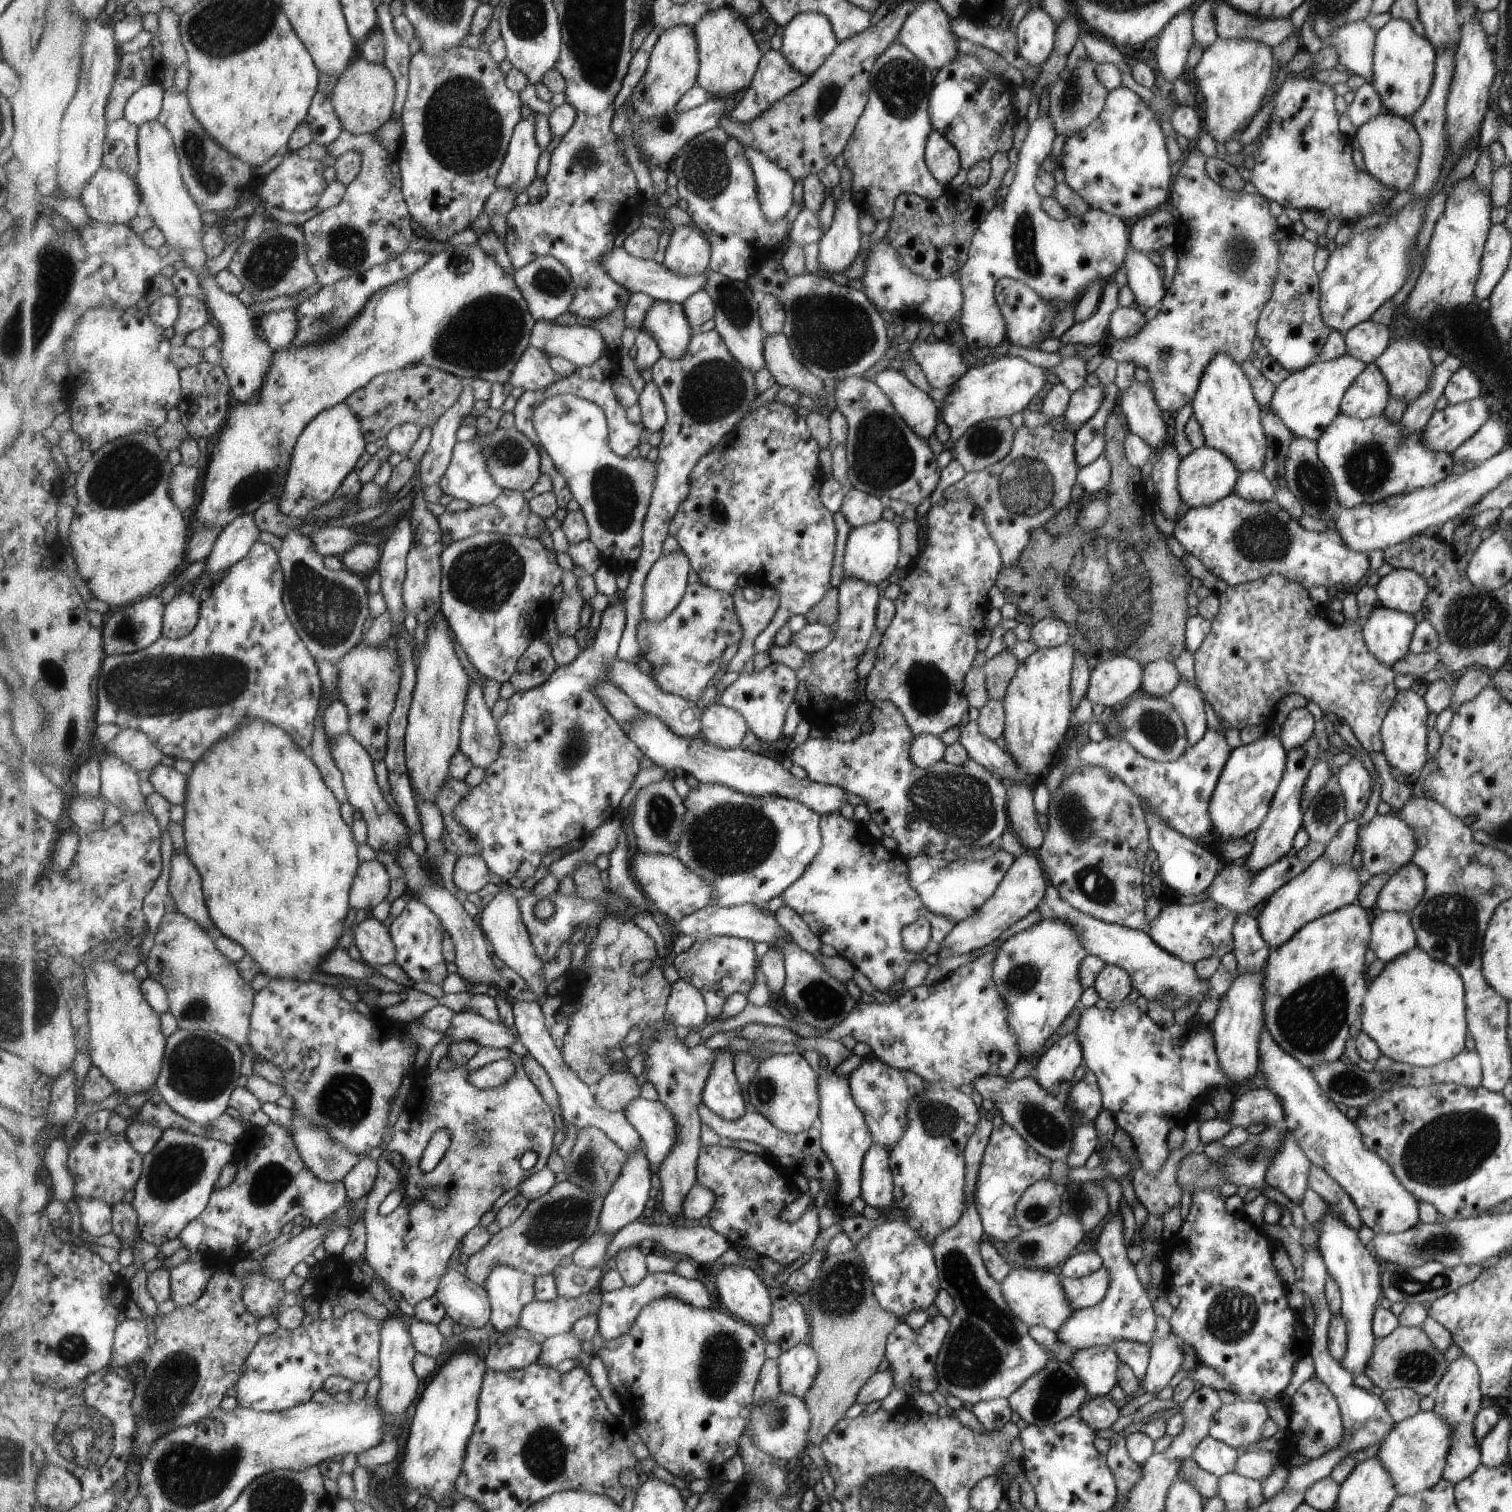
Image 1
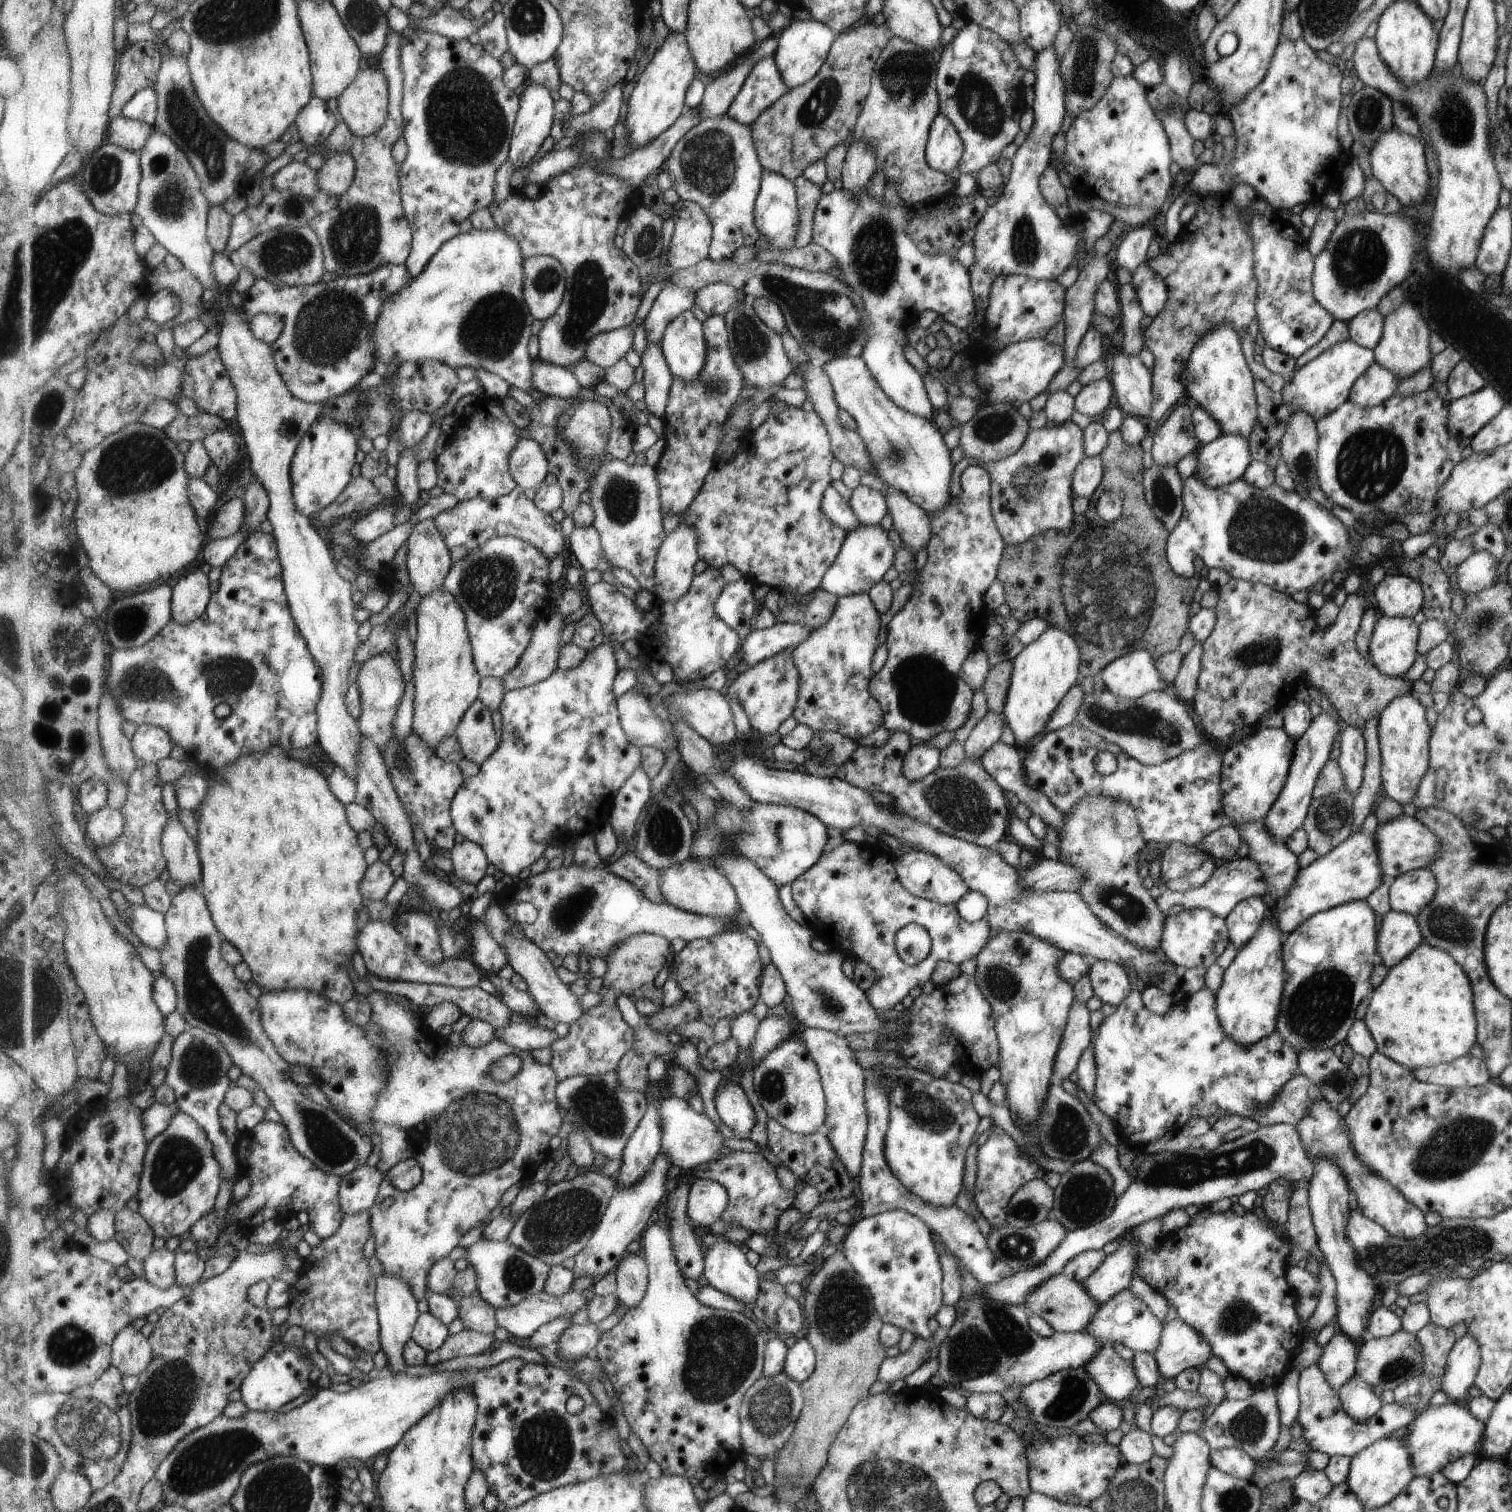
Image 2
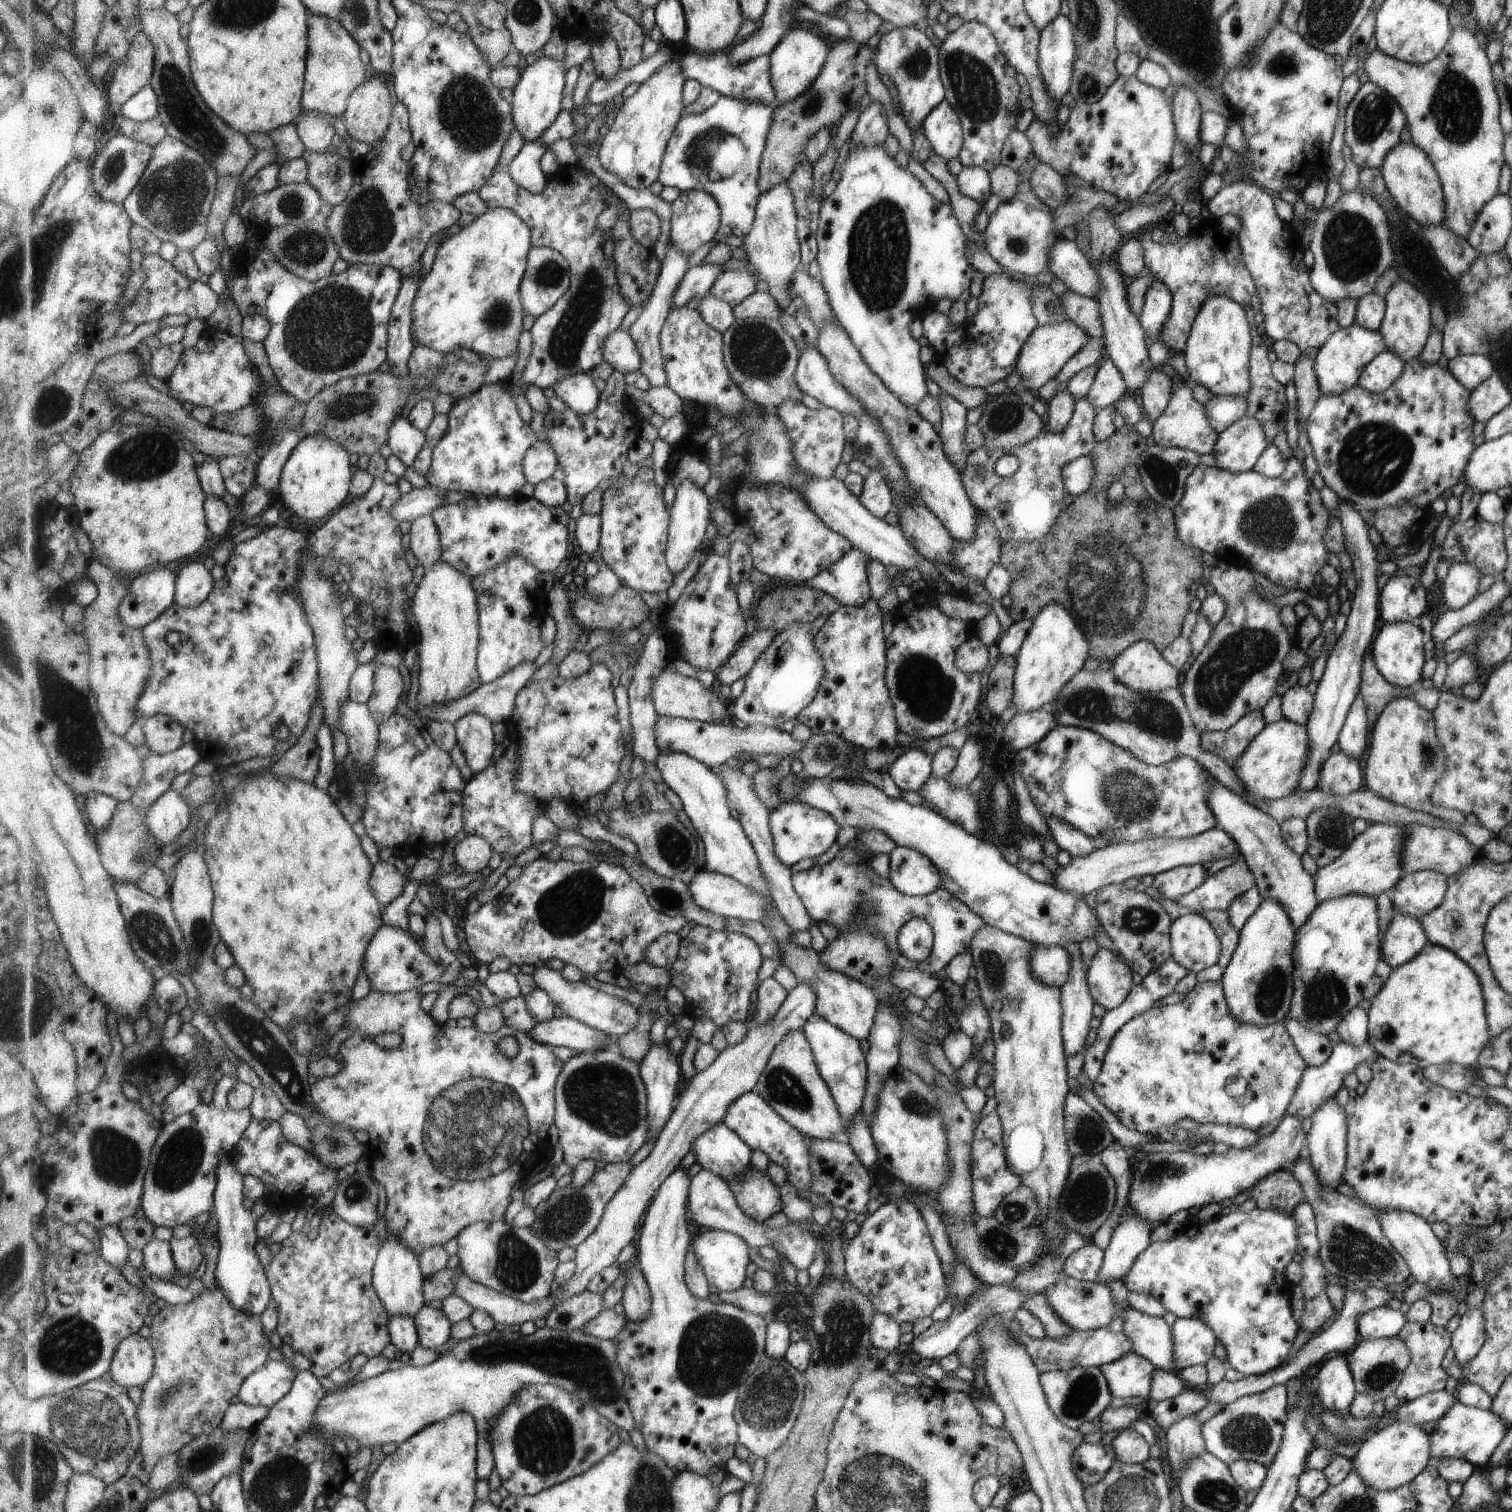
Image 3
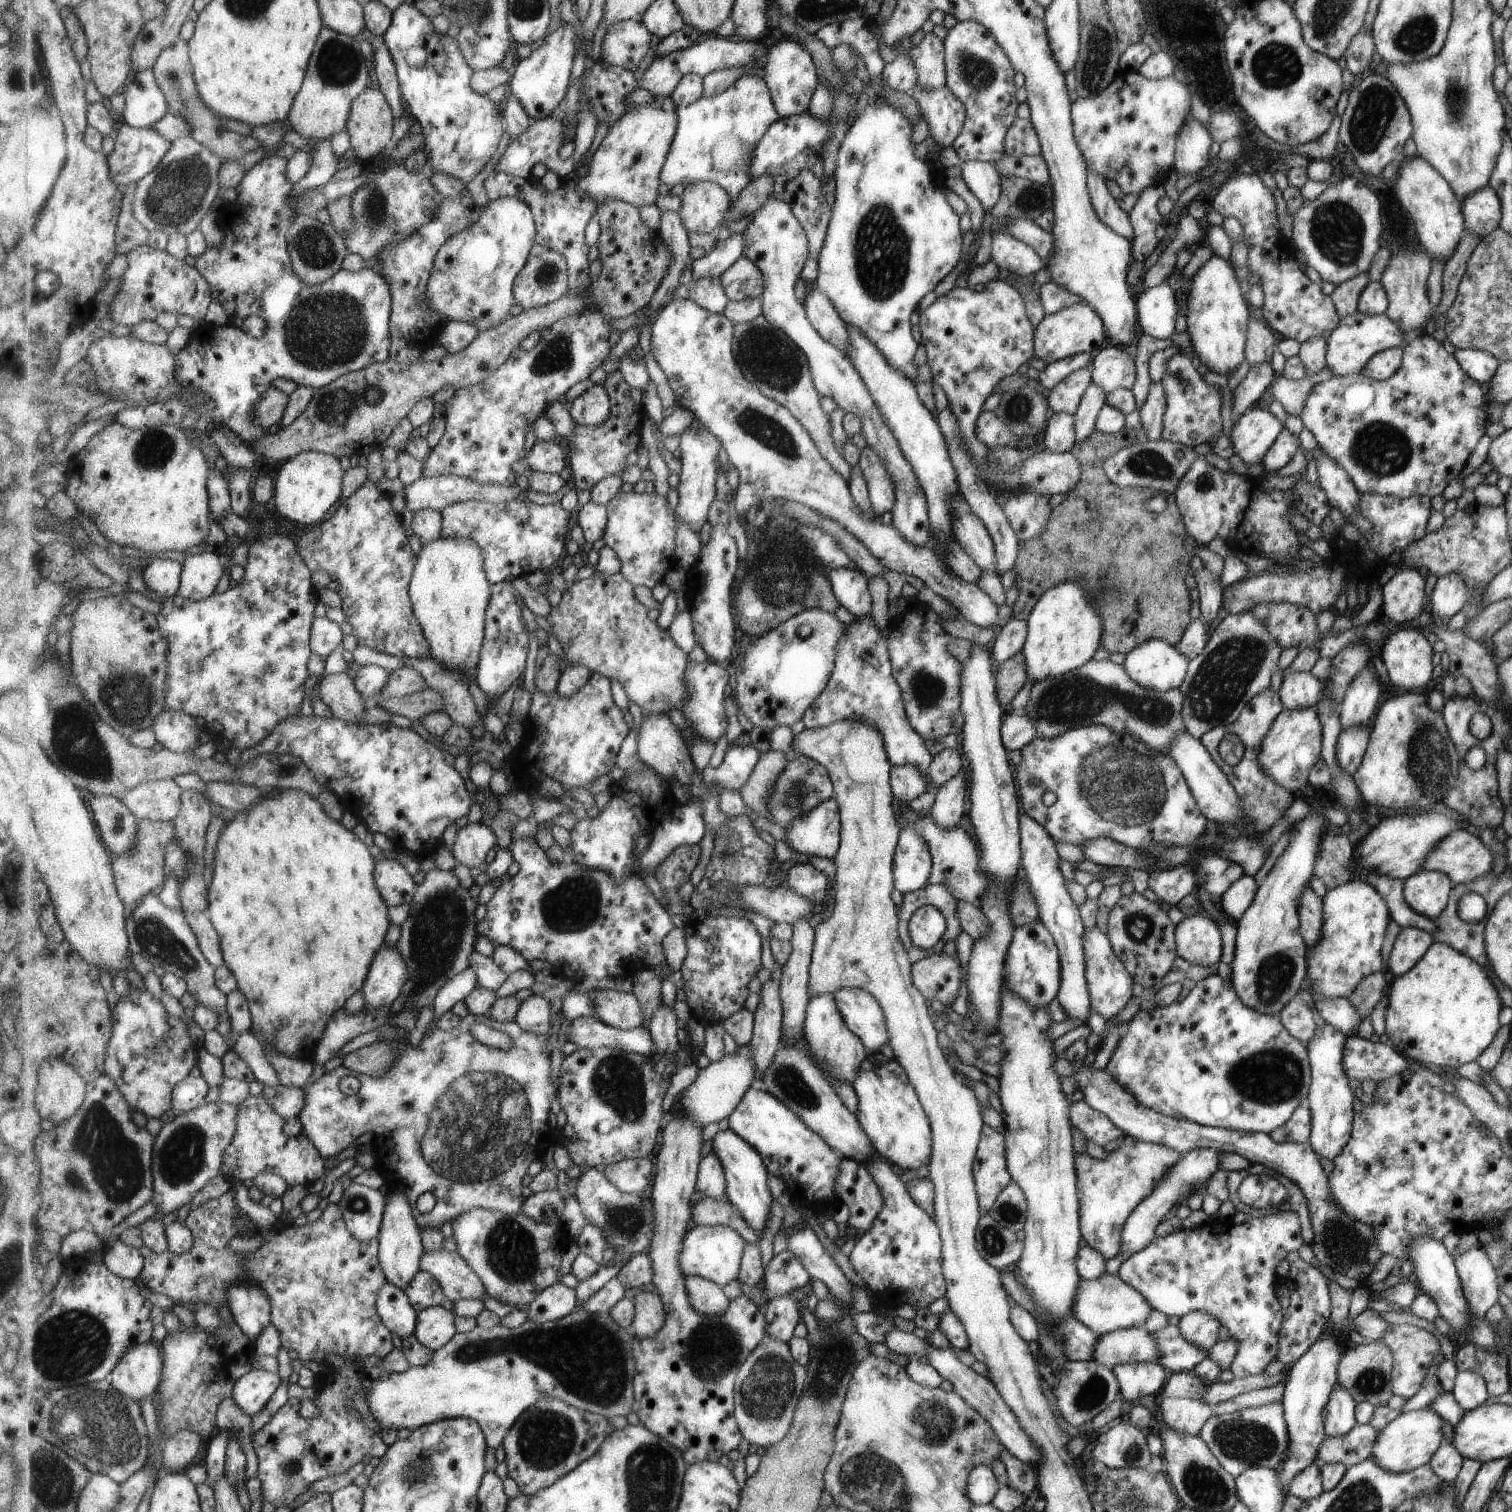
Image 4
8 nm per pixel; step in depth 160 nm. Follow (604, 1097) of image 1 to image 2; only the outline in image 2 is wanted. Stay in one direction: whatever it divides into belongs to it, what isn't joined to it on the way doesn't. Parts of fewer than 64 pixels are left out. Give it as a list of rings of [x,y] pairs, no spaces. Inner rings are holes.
[[[634,1047],[623,1056],[619,1064],[619,1080],[629,1090],[647,1093],[650,1082],[650,1061]]]

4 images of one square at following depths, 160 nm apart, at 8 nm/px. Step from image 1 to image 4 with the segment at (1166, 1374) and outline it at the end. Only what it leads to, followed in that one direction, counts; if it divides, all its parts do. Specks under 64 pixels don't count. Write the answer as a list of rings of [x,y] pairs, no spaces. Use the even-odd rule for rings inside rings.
[[[1201,1310],[1187,1312],[1180,1317],[1178,1323],[1179,1332],[1183,1334],[1183,1338],[1199,1346],[1201,1350],[1210,1350],[1217,1342],[1220,1327],[1219,1318],[1213,1318],[1211,1314]]]

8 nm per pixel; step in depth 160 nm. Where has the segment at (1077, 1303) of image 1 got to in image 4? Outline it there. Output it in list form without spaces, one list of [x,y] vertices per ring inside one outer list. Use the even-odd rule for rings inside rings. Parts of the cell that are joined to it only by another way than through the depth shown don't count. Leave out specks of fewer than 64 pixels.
[[[1193,1148],[1181,1154],[1175,1165],[1171,1166],[1167,1177],[1155,1186],[1152,1191],[1139,1205],[1135,1206],[1134,1212],[1127,1218],[1123,1228],[1121,1229],[1121,1246],[1119,1246],[1118,1253],[1123,1259],[1129,1258],[1131,1254],[1143,1250],[1154,1238],[1154,1229],[1166,1217],[1171,1215],[1177,1203],[1189,1197],[1193,1190],[1198,1190],[1206,1184],[1206,1181],[1217,1170],[1219,1160],[1219,1152],[1211,1148]]]

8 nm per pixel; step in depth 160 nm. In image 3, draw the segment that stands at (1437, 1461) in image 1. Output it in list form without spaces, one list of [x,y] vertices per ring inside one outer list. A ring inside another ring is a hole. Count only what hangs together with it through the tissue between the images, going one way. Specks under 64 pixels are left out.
[[[1455,1402],[1433,1426],[1431,1430],[1431,1461],[1439,1458],[1459,1458],[1471,1463],[1475,1468],[1483,1468],[1494,1453],[1495,1446],[1506,1436],[1507,1426],[1503,1418],[1491,1410],[1465,1406]]]

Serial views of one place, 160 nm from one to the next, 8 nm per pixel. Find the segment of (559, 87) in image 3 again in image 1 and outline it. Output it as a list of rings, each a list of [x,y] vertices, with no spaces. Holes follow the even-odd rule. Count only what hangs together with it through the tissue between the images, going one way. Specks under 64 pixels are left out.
[[[531,112],[515,127],[503,168],[496,180],[498,188],[514,189],[518,194],[526,191],[537,178],[537,162],[542,151],[536,135],[538,114]]]

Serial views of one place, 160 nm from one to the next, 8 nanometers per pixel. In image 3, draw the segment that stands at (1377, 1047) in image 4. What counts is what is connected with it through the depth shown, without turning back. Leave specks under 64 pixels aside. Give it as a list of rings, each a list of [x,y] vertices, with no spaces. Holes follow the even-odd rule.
[[[1339,1041],[1332,1048],[1330,1057],[1327,1058],[1326,1062],[1323,1062],[1320,1066],[1307,1067],[1305,1072],[1302,1074],[1301,1080],[1295,1088],[1294,1097],[1291,1098],[1290,1105],[1287,1106],[1285,1116],[1297,1116],[1297,1118],[1306,1119],[1311,1115],[1311,1112],[1315,1111],[1315,1108],[1327,1100],[1329,1096],[1334,1096],[1335,1093],[1342,1088],[1343,1080],[1345,1076],[1353,1074],[1357,1066],[1361,1066],[1363,1062],[1367,1066],[1371,1066],[1375,1062],[1375,1058],[1379,1058],[1379,1054],[1369,1046],[1367,1042],[1359,1044],[1359,1046],[1350,1046],[1345,1042]]]

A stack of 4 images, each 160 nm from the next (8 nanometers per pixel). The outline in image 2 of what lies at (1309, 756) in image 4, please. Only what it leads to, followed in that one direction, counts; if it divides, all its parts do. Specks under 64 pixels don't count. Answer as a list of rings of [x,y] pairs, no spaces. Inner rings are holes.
[[[1256,728],[1241,742],[1224,748],[1219,790],[1222,791],[1223,812],[1228,821],[1243,824],[1266,817],[1282,792],[1294,749],[1294,742],[1281,728]]]

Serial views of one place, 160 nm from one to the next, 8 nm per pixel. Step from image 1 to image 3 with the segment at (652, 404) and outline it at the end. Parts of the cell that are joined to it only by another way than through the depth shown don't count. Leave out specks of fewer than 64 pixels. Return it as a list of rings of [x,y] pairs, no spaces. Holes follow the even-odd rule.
[[[669,239],[666,246],[665,258],[662,260],[662,272],[658,279],[656,288],[652,291],[649,302],[642,308],[641,314],[629,328],[633,340],[635,340],[637,350],[643,358],[641,373],[645,374],[652,387],[667,385],[667,372],[665,372],[665,358],[661,350],[661,330],[663,324],[669,316],[673,307],[673,298],[681,286],[681,280],[684,280],[685,274],[689,272],[689,254],[687,250],[679,250],[675,242]]]

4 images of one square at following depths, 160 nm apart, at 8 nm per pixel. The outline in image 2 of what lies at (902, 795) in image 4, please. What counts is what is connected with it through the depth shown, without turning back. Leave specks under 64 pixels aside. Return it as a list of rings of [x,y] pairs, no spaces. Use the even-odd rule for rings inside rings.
[[[915,744],[905,755],[901,762],[901,774],[907,782],[925,778],[934,772],[938,766],[939,751],[927,744]]]

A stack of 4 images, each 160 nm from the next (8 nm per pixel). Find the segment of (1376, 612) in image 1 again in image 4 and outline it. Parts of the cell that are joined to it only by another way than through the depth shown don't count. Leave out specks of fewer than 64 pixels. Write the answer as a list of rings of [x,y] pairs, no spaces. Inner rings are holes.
[[[1413,628],[1391,632],[1378,656],[1387,669],[1389,682],[1407,692],[1425,686],[1431,678],[1431,644]]]

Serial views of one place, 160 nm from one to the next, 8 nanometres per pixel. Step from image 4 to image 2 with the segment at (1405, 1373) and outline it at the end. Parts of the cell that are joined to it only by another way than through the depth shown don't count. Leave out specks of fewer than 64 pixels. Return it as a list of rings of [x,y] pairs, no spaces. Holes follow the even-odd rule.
[[[1431,1322],[1423,1326],[1416,1335],[1419,1344],[1422,1346],[1421,1372],[1396,1387],[1393,1390],[1393,1400],[1402,1406],[1413,1406],[1413,1408],[1421,1411],[1428,1407],[1430,1399],[1441,1391],[1443,1374],[1446,1373],[1447,1356],[1453,1349],[1456,1339],[1451,1328],[1439,1327]]]

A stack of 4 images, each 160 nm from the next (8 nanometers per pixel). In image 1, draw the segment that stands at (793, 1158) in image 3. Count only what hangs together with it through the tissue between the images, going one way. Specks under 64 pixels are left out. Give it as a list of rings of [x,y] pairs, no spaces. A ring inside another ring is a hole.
[[[727,1048],[717,1051],[703,1094],[703,1103],[727,1120],[737,1120],[751,1108],[736,1075],[734,1056]]]

